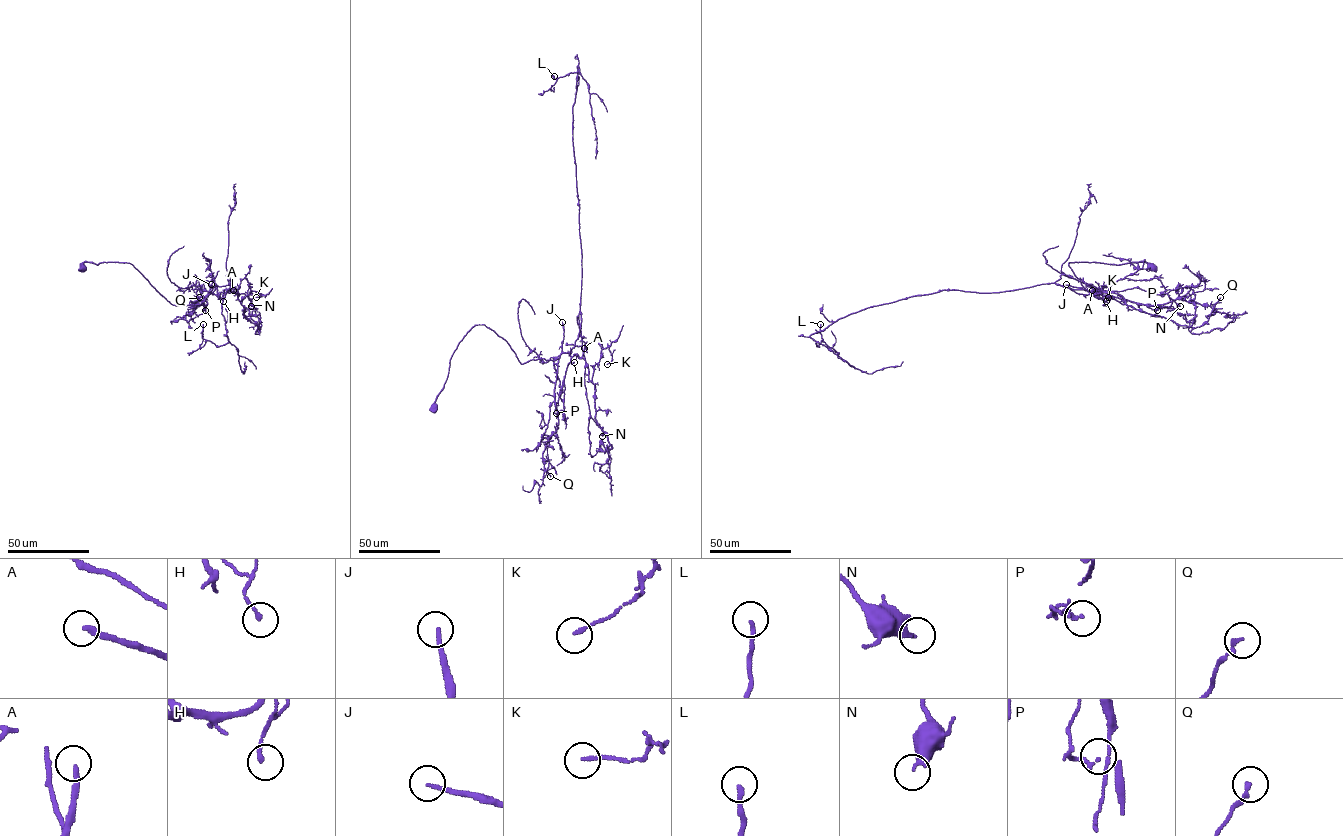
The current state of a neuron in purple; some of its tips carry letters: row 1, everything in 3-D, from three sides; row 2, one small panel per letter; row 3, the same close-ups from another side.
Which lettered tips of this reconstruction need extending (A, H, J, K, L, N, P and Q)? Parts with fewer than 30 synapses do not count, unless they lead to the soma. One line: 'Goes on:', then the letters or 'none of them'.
Goes on: A, J

